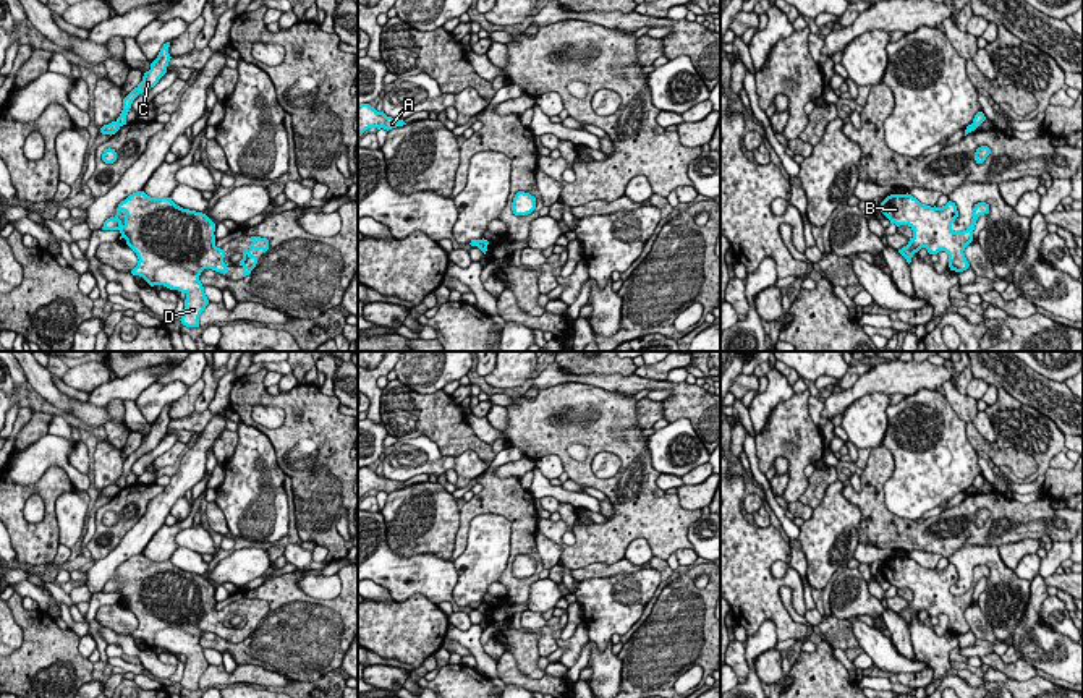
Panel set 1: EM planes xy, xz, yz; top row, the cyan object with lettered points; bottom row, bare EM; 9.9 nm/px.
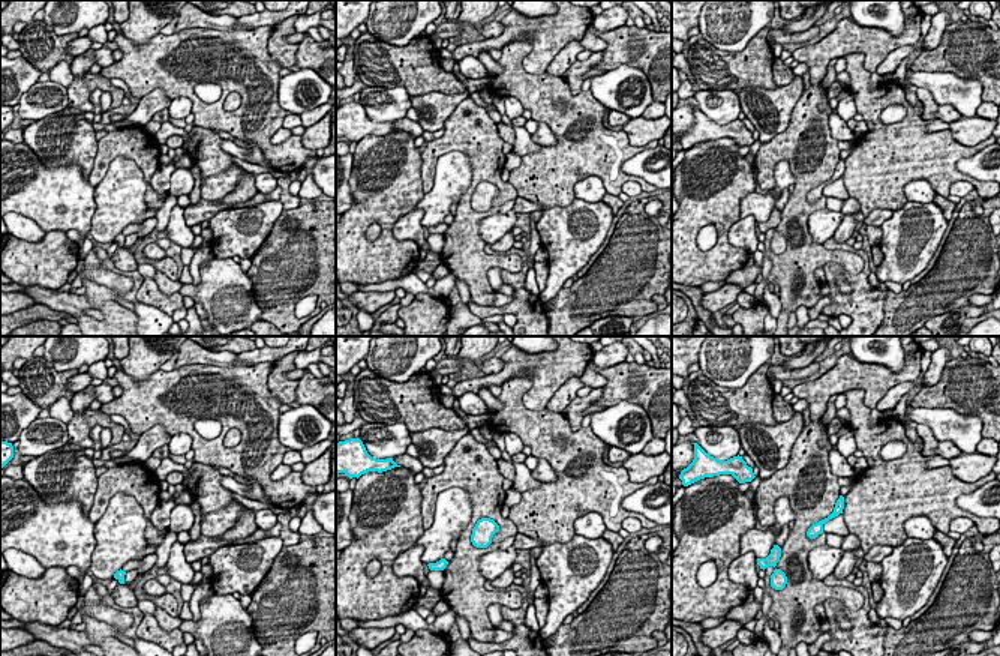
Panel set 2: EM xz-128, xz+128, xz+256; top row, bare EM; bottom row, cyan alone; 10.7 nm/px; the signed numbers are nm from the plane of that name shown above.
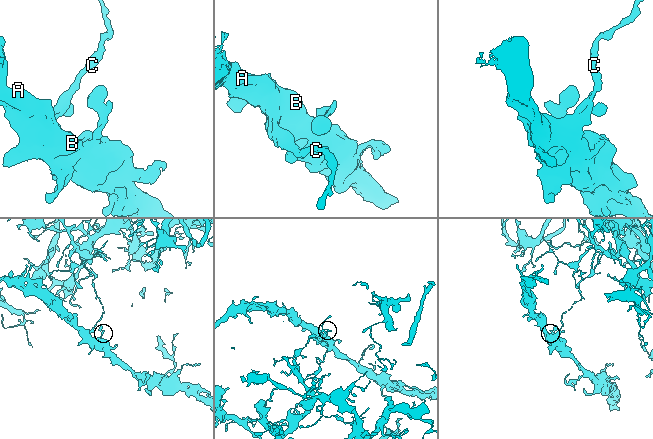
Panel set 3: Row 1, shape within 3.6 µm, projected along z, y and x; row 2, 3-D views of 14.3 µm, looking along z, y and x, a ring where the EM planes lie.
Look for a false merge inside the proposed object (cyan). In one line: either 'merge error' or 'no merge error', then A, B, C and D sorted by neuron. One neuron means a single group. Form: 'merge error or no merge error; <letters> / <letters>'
merge error; A B D / C

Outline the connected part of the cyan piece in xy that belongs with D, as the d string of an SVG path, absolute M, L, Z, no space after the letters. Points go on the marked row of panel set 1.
M144 191L130 194L118 204L117 215L104 222L102 230L118 230L120 240L136 253L138 266L131 270L133 275L142 277L151 287L164 285L170 290L178 290L186 295L181 324L186 327L199 327L199 316L209 304L199 275L204 269L227 274L228 264L223 262L225 249L215 246L215 223L202 212L183 209L176 206L172 198L151 198Z

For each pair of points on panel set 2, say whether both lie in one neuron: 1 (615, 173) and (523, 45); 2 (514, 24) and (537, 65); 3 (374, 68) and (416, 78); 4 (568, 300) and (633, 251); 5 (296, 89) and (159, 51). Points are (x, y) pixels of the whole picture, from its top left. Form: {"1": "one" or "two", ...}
{"1": "one", "2": "one", "3": "one", "4": "one", "5": "two"}

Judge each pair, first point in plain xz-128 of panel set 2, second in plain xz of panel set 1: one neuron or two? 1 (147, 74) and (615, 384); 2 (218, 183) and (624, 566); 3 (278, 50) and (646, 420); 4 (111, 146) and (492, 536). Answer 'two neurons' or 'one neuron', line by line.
1: two neurons
2: two neurons
3: one neuron
4: two neurons

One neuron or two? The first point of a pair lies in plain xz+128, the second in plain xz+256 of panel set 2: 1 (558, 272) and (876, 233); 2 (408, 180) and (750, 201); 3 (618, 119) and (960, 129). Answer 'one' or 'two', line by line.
1: two
2: two
3: two

